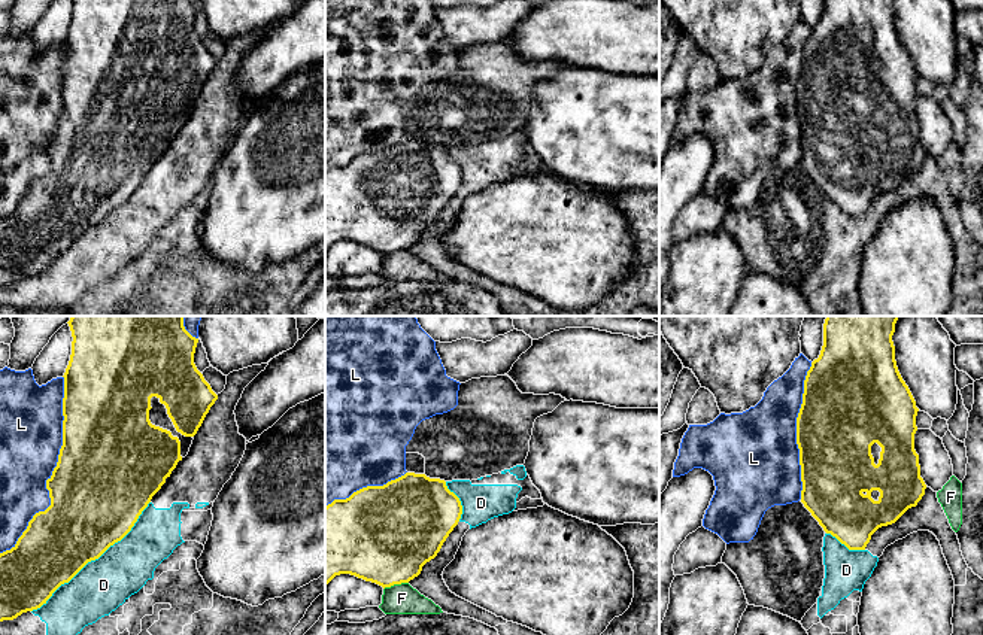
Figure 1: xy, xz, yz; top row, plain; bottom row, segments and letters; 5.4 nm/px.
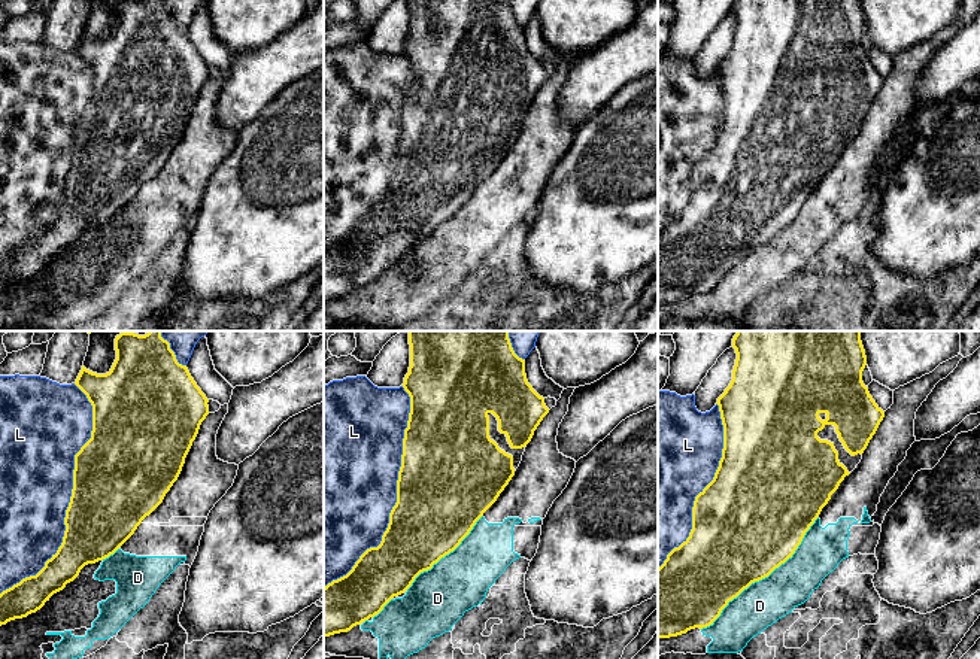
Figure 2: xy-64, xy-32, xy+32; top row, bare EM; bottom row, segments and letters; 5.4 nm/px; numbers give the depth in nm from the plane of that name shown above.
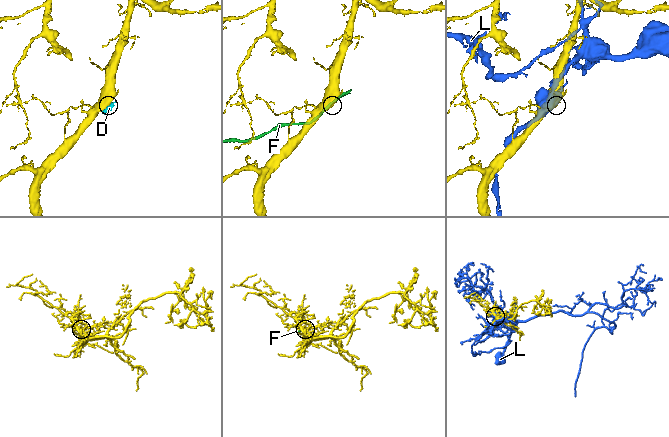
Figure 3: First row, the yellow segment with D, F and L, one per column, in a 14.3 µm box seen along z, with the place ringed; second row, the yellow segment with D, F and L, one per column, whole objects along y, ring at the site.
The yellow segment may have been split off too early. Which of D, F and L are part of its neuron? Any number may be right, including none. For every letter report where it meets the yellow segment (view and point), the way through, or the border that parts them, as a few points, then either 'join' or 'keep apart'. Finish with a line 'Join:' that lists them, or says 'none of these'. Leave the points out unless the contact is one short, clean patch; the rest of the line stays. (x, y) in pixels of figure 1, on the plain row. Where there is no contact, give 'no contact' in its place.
D: xy (94, 225) | join
F: xz (396, 249) | keep apart
L: xy (54, 136) | keep apart
Join: D

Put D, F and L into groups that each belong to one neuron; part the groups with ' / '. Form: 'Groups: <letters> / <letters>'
Groups: D / F / L

